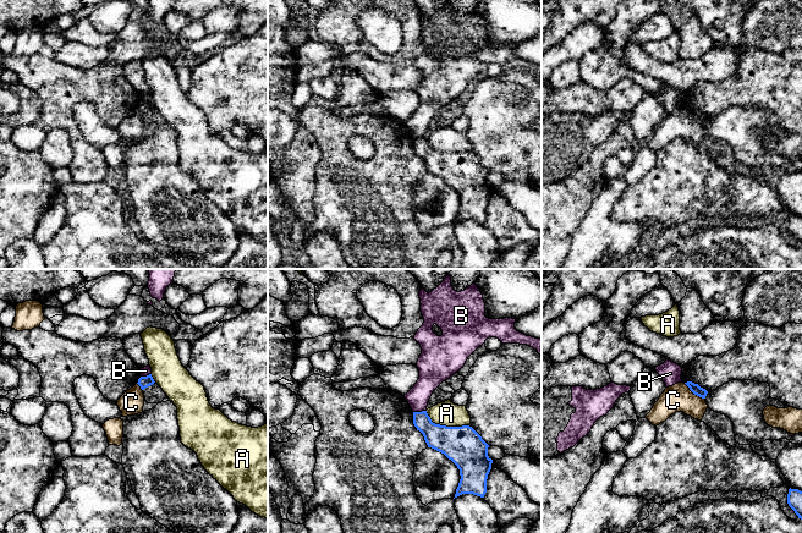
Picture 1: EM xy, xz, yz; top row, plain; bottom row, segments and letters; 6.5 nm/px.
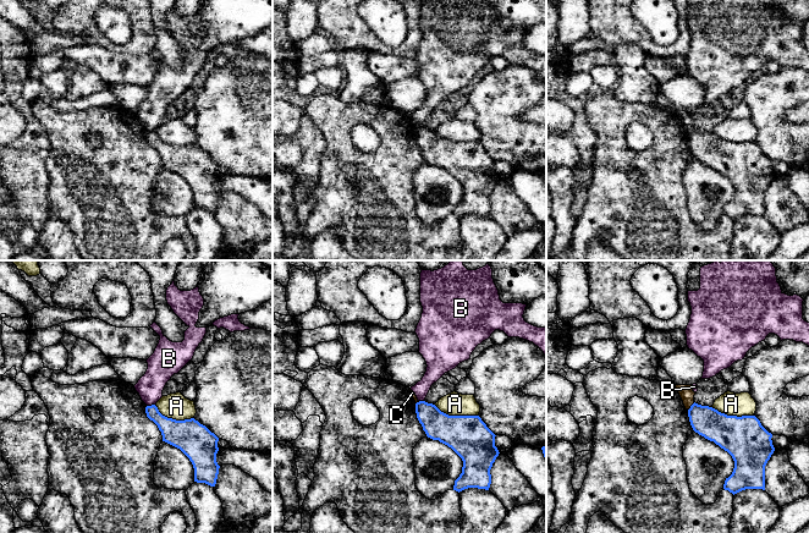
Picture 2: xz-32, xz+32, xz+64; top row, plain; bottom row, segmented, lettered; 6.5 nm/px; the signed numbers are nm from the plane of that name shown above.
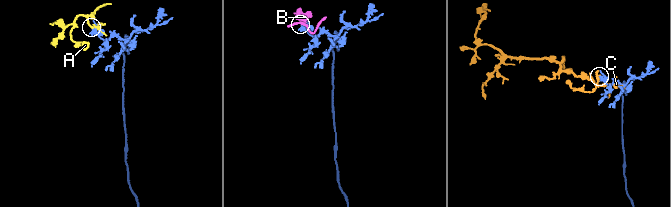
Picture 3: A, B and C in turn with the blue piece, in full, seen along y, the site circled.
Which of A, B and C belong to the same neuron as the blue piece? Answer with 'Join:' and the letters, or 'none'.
Join: none

